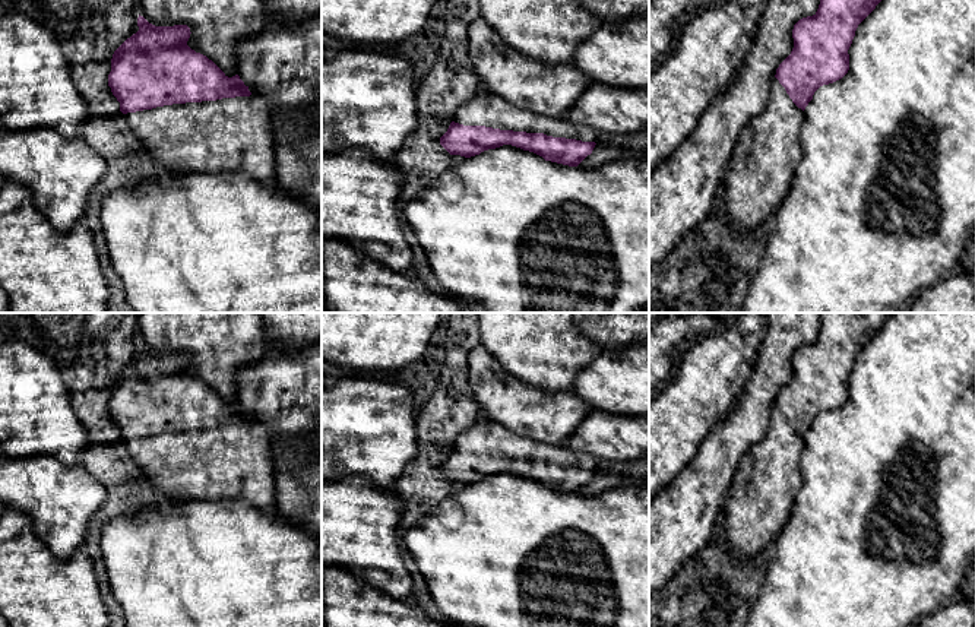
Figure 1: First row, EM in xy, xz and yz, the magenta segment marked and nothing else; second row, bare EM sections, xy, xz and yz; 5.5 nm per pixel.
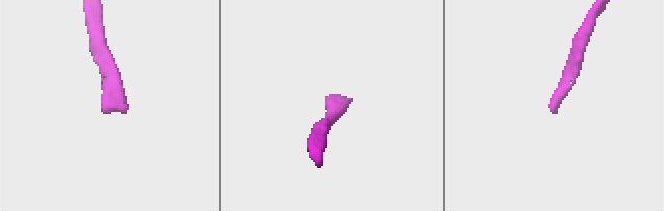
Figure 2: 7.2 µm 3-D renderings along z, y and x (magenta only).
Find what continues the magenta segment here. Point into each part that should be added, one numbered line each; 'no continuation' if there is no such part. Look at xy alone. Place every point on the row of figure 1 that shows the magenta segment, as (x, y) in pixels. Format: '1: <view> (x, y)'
1: xy (233, 135)

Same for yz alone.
1: yz (768, 149)

